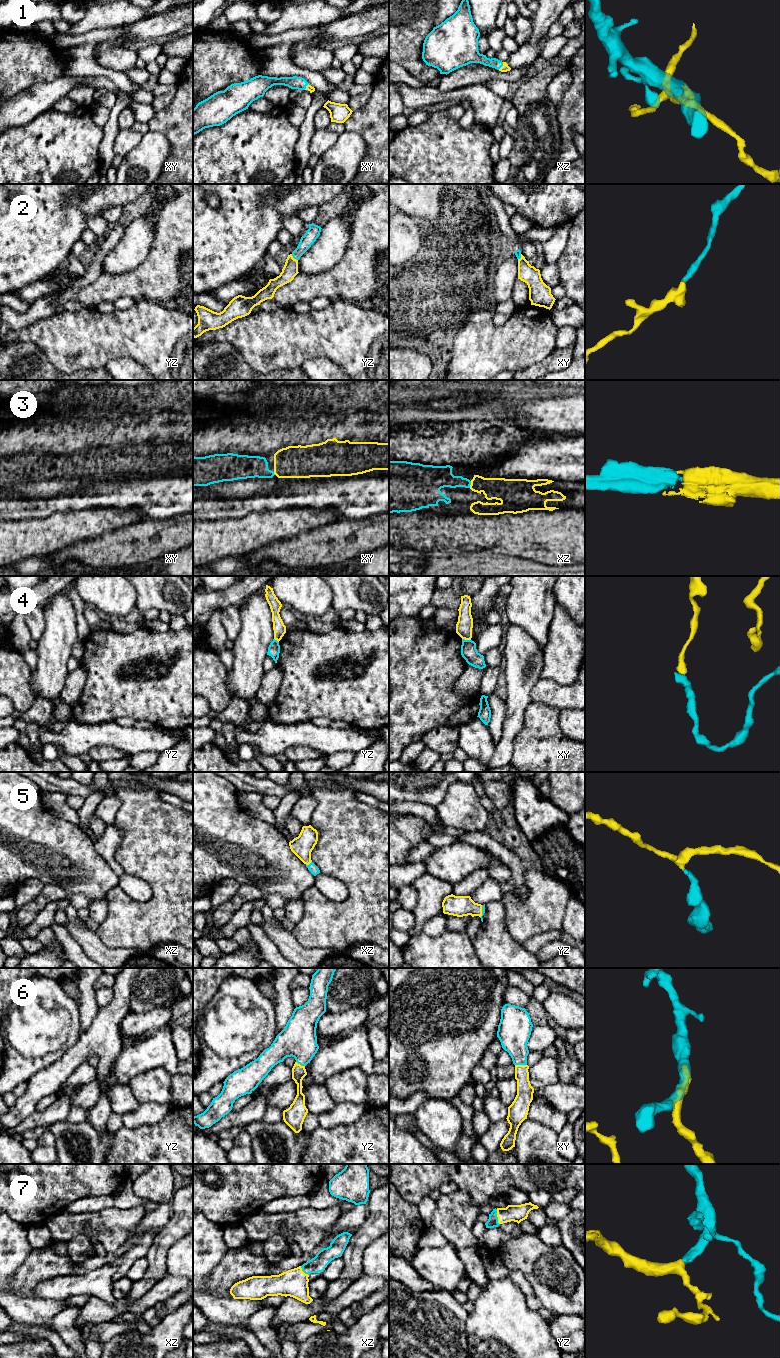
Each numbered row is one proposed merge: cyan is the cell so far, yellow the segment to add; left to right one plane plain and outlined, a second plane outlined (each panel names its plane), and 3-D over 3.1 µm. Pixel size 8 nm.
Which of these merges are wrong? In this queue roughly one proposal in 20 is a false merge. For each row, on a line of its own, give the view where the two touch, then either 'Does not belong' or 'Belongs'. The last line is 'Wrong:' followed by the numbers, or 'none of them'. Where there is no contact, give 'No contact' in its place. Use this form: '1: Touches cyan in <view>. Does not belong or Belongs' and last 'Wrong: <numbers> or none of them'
1: Touches cyan in xz. Belongs
2: Touches cyan in yz. Belongs
3: Touches cyan in xz. Belongs
4: Touches cyan in xy. Does not belong
5: Touches cyan in xz. Belongs
6: Touches cyan in xy. Belongs
7: Touches cyan in yz. Belongs
Wrong: 4

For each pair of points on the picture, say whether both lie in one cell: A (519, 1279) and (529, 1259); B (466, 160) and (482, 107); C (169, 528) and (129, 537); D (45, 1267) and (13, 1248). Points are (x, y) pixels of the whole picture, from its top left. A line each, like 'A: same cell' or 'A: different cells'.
A: different cells
B: different cells
C: same cell
D: different cells

